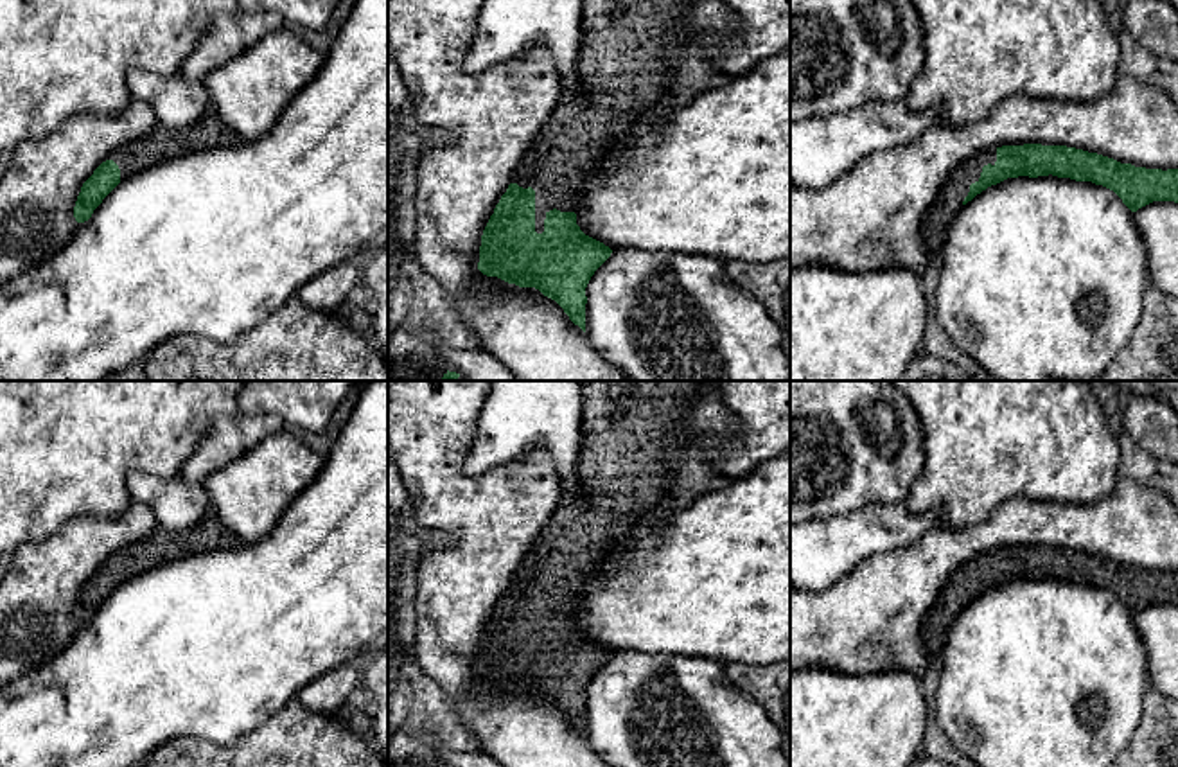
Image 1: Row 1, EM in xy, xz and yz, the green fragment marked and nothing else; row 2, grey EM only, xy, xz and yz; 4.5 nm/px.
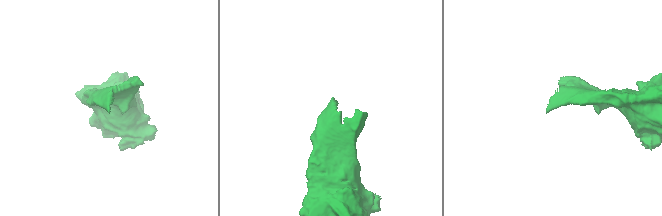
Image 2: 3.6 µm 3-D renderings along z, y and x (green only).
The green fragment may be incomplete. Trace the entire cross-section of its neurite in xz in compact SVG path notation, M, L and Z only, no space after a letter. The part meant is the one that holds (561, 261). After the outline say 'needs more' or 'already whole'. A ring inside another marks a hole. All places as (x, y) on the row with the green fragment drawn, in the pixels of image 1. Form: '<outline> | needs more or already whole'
M582 0L582 41L576 57L578 90L562 84L562 97L542 133L523 156L512 183L490 216L478 269L519 287L535 287L555 300L585 332L585 287L612 250L585 235L573 212L589 174L605 149L639 119L659 119L672 108L672 57L686 36L684 9L695 0Z | needs more

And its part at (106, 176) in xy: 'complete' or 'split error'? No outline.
split error

